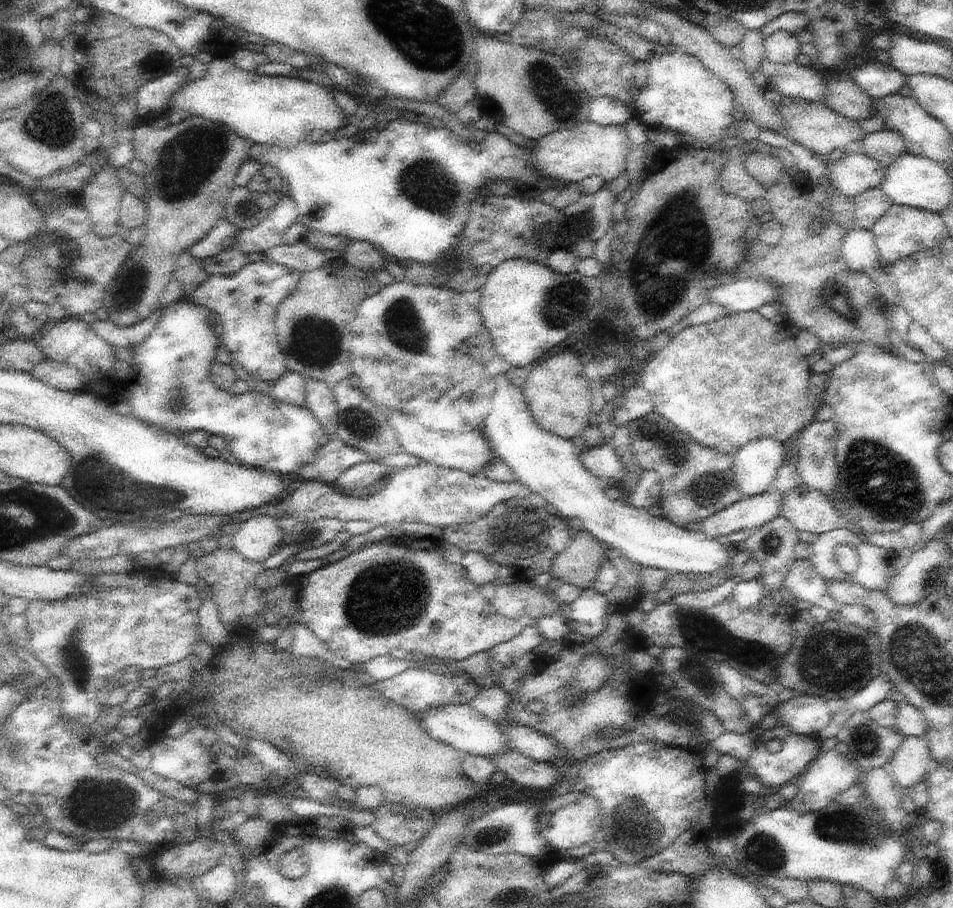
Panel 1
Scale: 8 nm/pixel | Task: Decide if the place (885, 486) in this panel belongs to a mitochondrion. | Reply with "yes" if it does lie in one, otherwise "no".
yes

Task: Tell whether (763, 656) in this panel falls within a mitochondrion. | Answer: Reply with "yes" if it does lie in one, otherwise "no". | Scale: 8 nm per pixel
yes

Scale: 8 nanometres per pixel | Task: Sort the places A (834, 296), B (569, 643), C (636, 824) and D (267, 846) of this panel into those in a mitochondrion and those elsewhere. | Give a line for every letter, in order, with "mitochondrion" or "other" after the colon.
A: mitochondrion
B: other
C: mitochondrion
D: other

